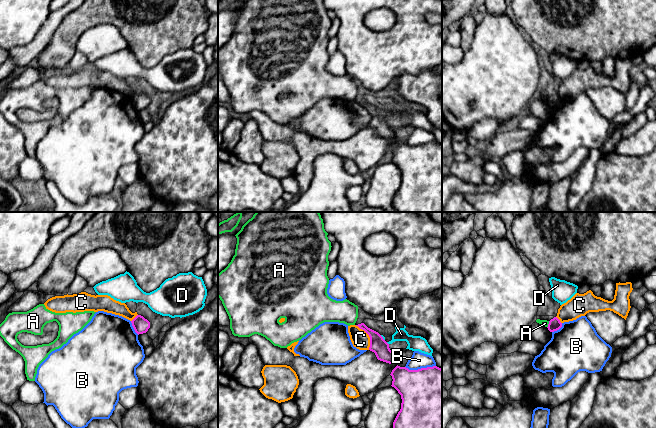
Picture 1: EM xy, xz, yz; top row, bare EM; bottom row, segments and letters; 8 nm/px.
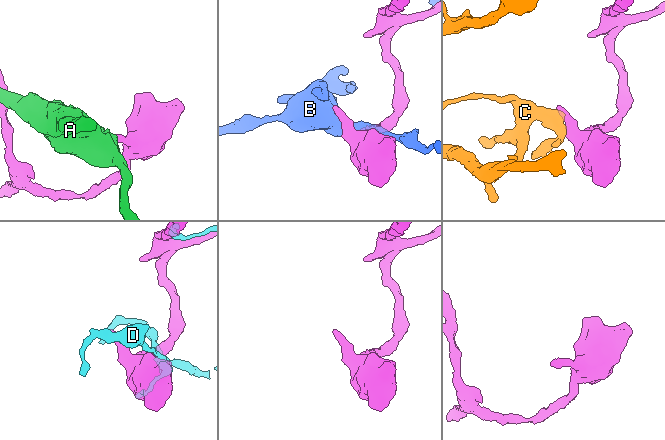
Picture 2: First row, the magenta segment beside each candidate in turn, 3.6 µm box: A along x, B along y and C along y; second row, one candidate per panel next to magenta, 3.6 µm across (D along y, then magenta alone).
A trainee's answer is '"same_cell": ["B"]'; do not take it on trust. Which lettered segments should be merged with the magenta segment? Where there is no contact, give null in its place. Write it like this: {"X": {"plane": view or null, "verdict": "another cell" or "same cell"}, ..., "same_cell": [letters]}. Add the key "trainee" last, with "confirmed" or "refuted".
{"A": {"plane": "yz", "verdict": "another cell"}, "B": {"plane": "xz", "verdict": "another cell"}, "C": {"plane": "xz", "verdict": "another cell"}, "D": {"plane": "xz", "verdict": "another cell"}, "same_cell": [], "trainee": "refuted"}

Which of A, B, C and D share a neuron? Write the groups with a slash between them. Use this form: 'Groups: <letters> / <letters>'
Groups: A / B / C / D

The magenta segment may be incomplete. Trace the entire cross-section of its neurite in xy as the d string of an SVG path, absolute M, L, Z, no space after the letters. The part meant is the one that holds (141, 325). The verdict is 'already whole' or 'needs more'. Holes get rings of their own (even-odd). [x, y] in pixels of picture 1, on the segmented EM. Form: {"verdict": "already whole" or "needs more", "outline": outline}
{"verdict": "already whole", "outline": "M137 315L131 323L138 335L146 333L150 328L150 322L141 315Z"}

